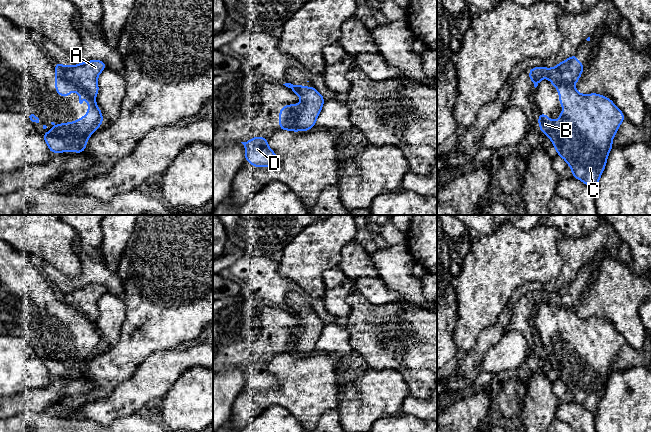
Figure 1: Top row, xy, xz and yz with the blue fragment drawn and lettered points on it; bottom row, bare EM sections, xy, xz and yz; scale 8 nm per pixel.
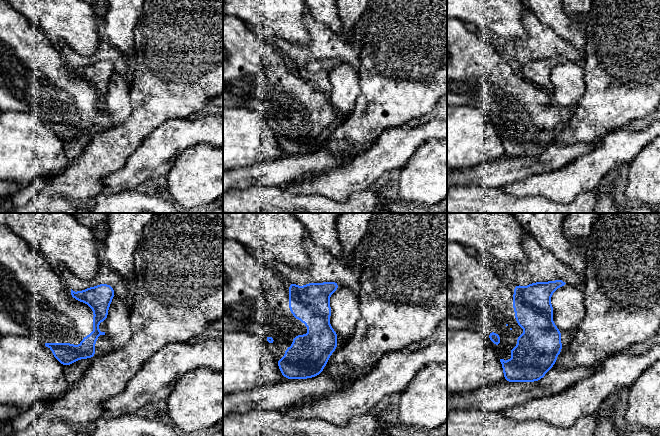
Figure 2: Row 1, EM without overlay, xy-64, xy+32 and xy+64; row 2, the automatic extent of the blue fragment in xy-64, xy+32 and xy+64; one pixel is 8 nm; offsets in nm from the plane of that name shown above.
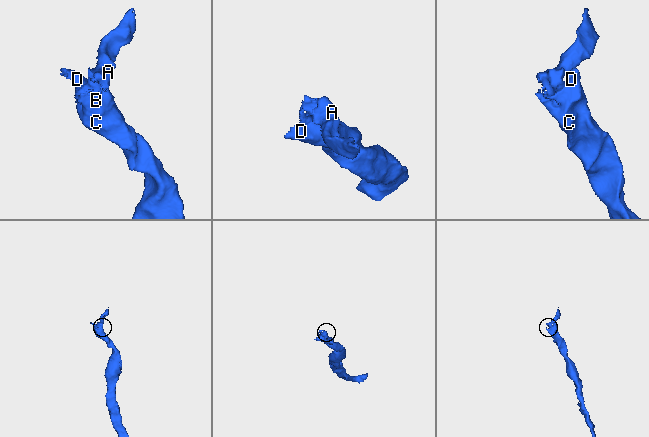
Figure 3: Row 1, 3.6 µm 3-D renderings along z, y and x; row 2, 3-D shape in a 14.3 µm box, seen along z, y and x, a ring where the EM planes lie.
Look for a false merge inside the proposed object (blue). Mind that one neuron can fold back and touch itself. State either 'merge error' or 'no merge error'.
merge error

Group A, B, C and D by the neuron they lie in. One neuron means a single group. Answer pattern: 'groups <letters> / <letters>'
groups A / B C D

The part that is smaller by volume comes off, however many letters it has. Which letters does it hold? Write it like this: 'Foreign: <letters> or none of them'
Foreign: A

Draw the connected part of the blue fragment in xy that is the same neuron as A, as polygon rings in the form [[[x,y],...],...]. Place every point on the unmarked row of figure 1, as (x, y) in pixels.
[[[89,284],[71,290],[71,303],[76,305],[88,319],[95,322],[99,316],[97,302],[107,290],[101,284]]]

